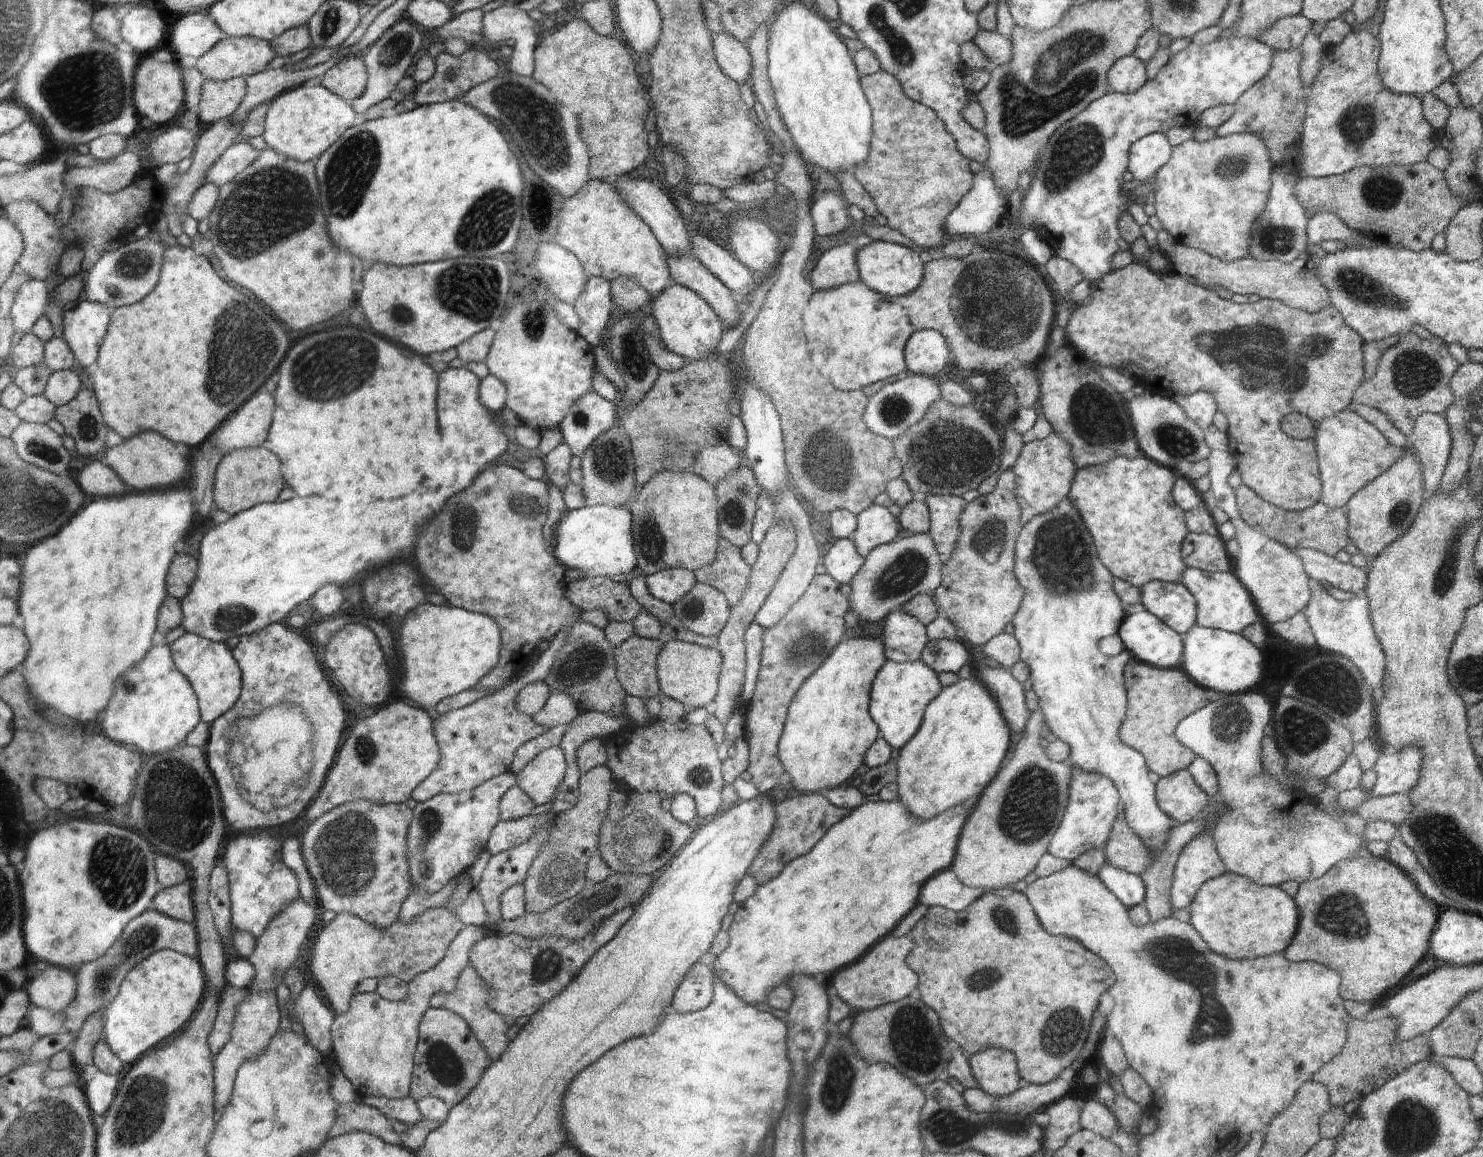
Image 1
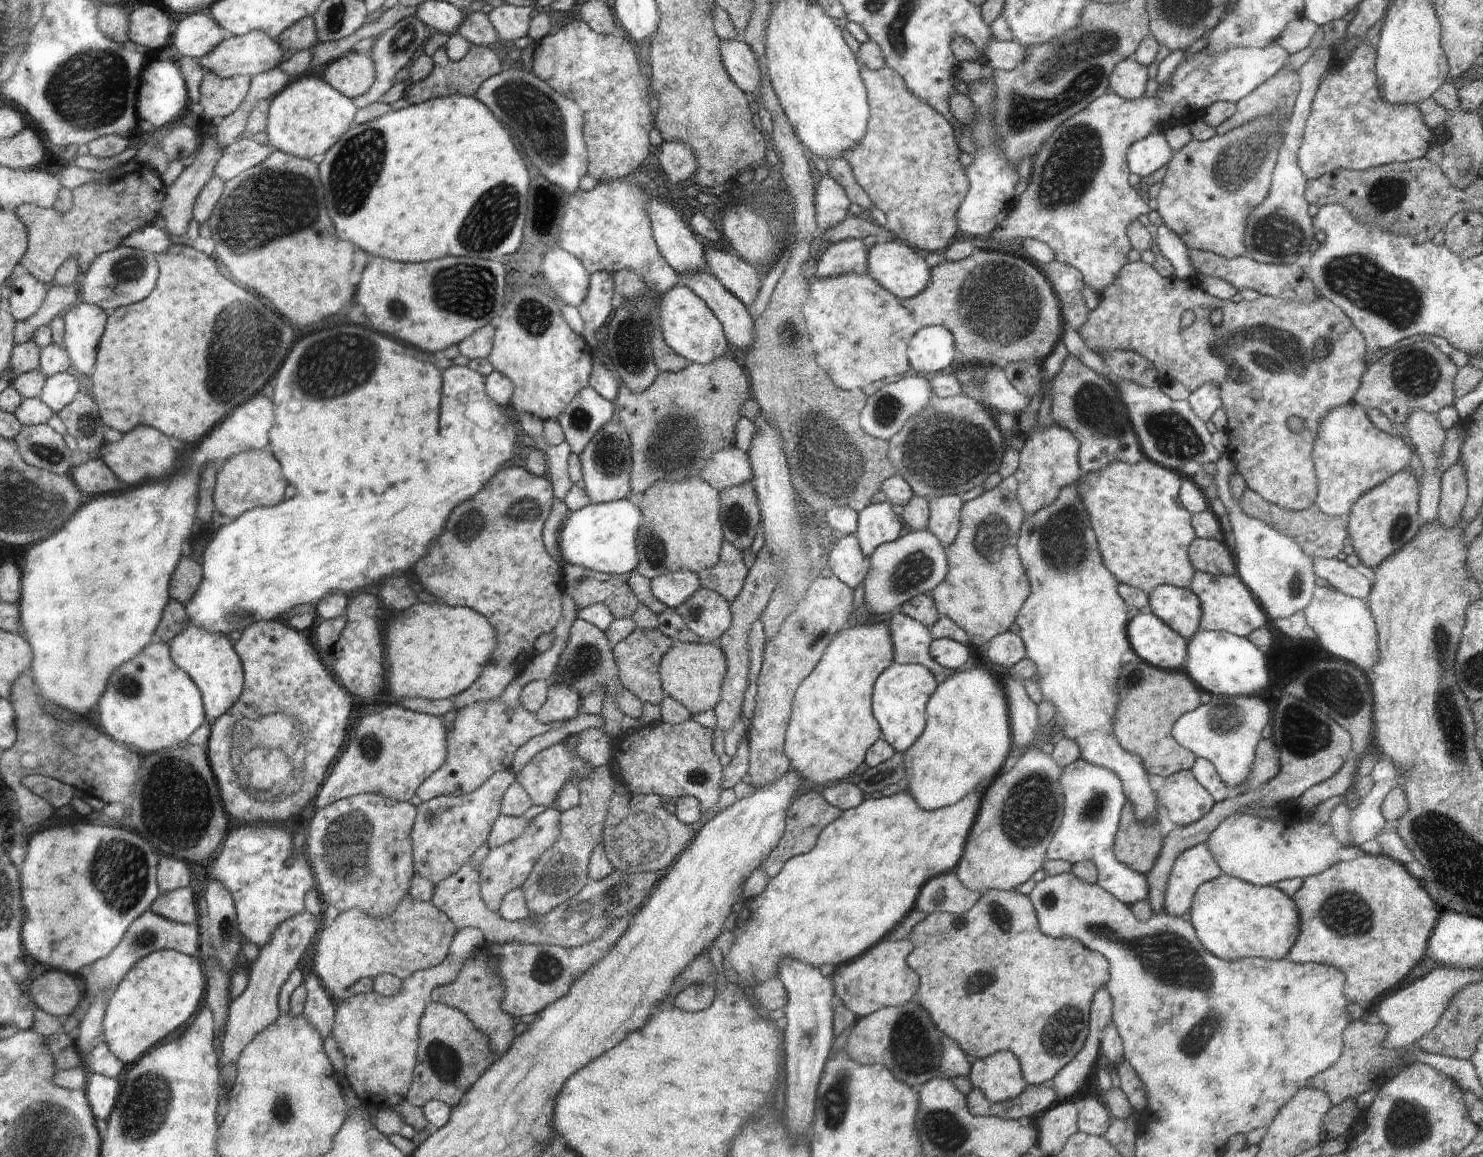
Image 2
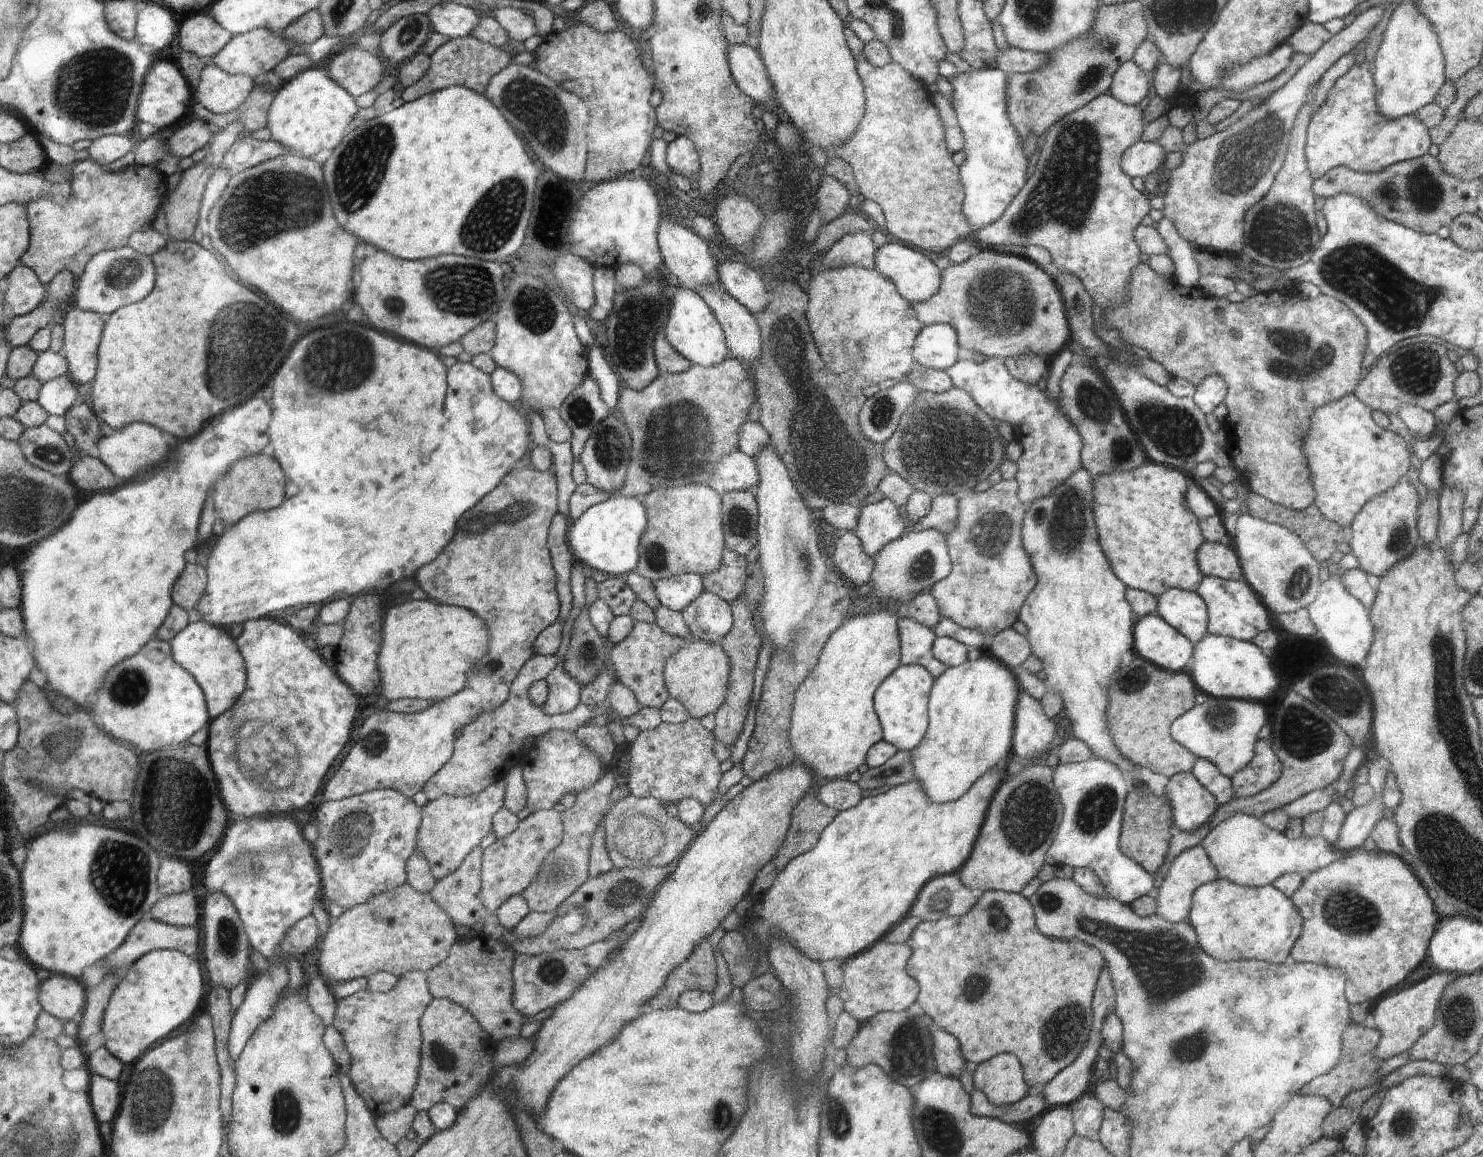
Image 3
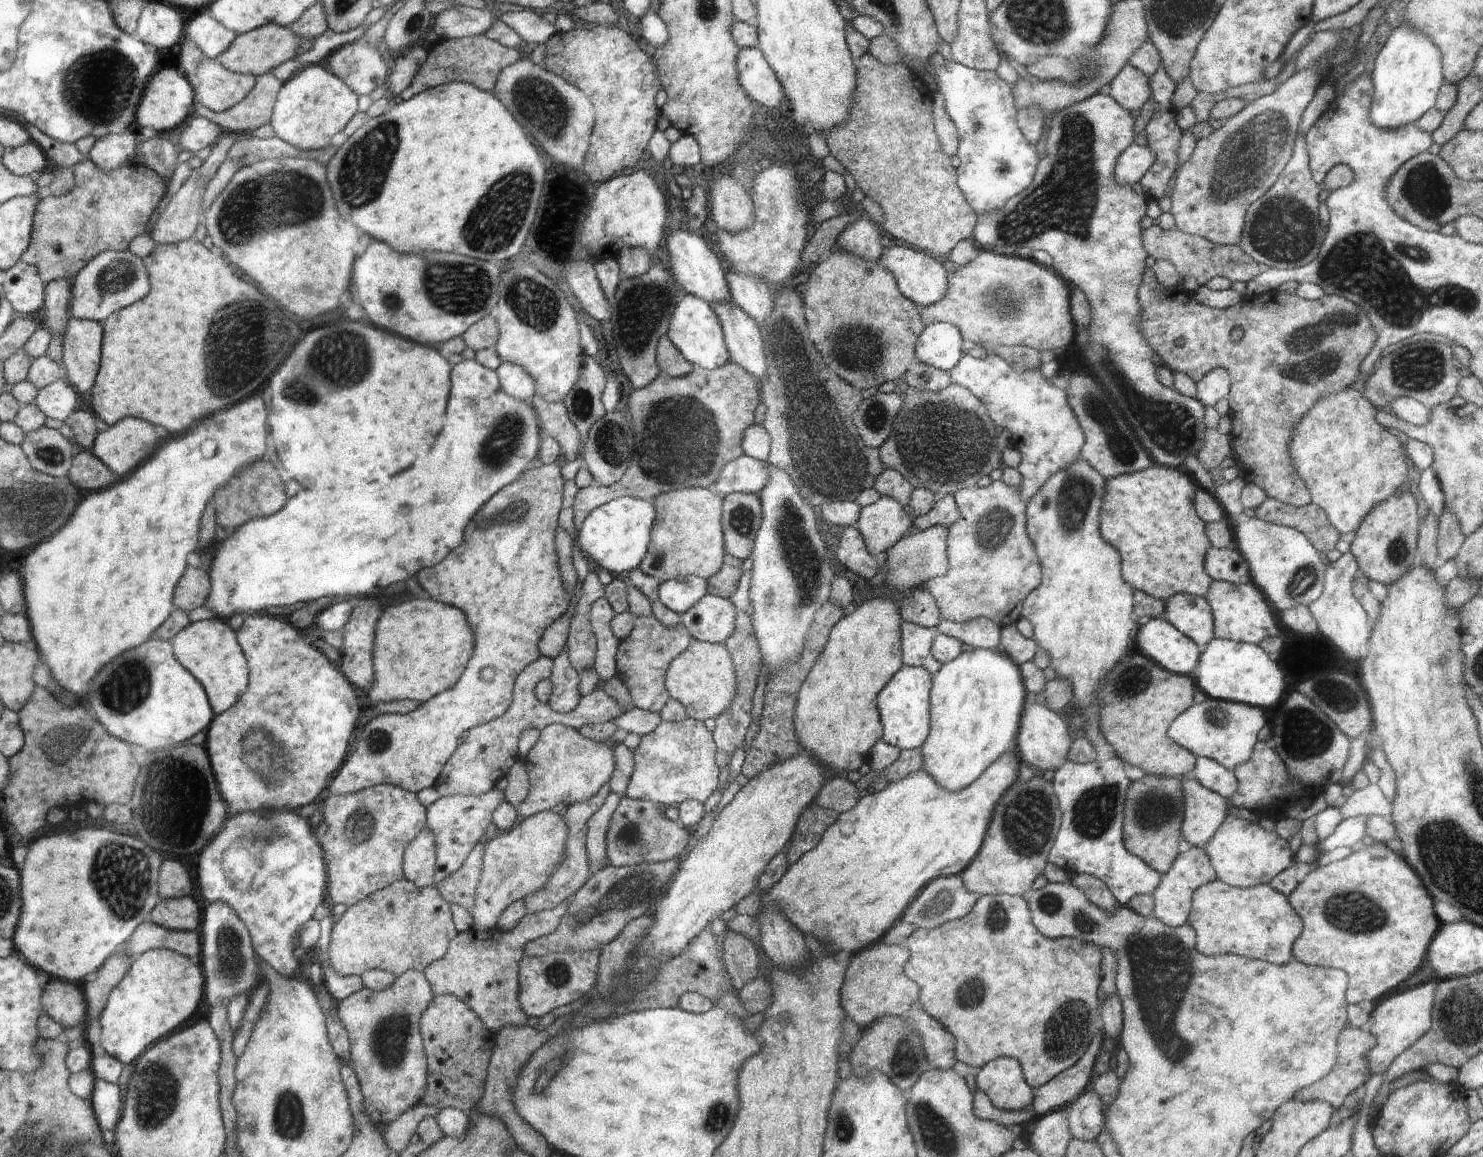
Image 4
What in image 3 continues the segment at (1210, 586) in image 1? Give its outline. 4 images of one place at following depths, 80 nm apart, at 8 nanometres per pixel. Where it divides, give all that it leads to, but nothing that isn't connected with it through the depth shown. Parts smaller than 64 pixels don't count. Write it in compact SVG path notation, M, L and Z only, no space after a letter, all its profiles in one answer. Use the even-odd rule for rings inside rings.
M1204 575L1195 591L1206 603L1208 634L1251 641L1253 636L1256 636L1256 633L1270 628L1270 612L1268 608L1264 606L1260 596L1254 592L1244 578L1232 580Z

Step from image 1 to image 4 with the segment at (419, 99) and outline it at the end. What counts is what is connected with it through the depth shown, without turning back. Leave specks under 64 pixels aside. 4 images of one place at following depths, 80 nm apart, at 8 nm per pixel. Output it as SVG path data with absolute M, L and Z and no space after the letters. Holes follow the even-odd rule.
M484 34L462 39L443 38L427 51L425 64L418 70L410 86L401 92L400 99L405 101L418 93L458 81L470 83L484 92L492 93L501 72L520 58L521 55L516 49L505 47Z

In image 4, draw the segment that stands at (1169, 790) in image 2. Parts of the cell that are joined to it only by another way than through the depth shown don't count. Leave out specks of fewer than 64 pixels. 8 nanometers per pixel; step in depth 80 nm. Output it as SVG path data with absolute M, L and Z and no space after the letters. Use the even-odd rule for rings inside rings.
M1192 775L1182 778L1183 819L1181 833L1193 846L1202 846L1230 815L1226 801L1202 786Z

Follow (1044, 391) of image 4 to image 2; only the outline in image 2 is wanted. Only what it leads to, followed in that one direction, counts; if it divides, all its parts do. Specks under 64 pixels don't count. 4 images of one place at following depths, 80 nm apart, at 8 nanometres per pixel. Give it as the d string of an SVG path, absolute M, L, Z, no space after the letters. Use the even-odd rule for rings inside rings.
M995 364L986 366L988 375L982 386L972 381L975 371L962 367L954 372L954 376L963 388L963 394L974 400L981 400L981 403L984 403L995 414L1002 411L1010 412L1015 418L1018 415L1027 415L1027 412L1031 411L1031 398L1012 386L1003 366ZM1038 421L1026 434L1026 443L1019 452L1019 468L1014 472L1018 481L1017 497L1026 514L1031 515L1056 500L1062 488L1076 485L1081 477L1078 462L1079 440L1060 425L1038 429Z

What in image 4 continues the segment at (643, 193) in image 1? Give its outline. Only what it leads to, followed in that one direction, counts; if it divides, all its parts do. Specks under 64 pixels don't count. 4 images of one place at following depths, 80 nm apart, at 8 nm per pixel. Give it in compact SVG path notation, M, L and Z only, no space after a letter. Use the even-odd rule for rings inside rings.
M672 229L665 240L664 260L682 292L702 297L709 305L730 299L728 283L725 279L725 270L720 261L710 250L709 240L702 234L694 231Z

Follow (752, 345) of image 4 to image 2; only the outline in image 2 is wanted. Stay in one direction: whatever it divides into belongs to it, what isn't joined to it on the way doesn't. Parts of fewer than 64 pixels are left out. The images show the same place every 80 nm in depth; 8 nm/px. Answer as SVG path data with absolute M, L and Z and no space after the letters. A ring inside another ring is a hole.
M708 270L678 275L682 280L680 284L703 298L712 312L724 323L728 342L733 344L735 353L742 356L751 345L754 326L745 304Z

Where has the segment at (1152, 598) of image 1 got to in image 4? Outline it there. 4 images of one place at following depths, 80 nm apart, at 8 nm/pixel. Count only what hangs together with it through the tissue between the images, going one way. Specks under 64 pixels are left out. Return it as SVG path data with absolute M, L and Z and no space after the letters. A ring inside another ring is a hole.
M1182 592L1170 596L1164 602L1163 618L1203 651L1208 641L1214 638L1214 619L1210 603L1204 597Z

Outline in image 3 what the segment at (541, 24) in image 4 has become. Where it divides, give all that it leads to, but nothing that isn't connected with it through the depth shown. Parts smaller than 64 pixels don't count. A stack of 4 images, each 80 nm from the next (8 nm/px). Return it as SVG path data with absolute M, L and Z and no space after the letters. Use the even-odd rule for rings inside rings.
M522 5L518 8L513 6L499 9L493 8L490 16L494 17L506 32L509 32L509 38L514 38L518 42L524 42L524 40L534 35L544 36L542 29L538 29L534 25L534 17L525 14Z

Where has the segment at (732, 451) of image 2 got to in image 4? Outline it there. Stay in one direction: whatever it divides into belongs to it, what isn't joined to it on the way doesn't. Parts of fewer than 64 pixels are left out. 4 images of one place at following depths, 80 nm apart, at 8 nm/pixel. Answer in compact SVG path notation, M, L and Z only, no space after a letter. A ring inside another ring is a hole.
M743 455L724 466L712 489L721 495L730 493L754 493L765 487L768 480L767 464L764 461Z

